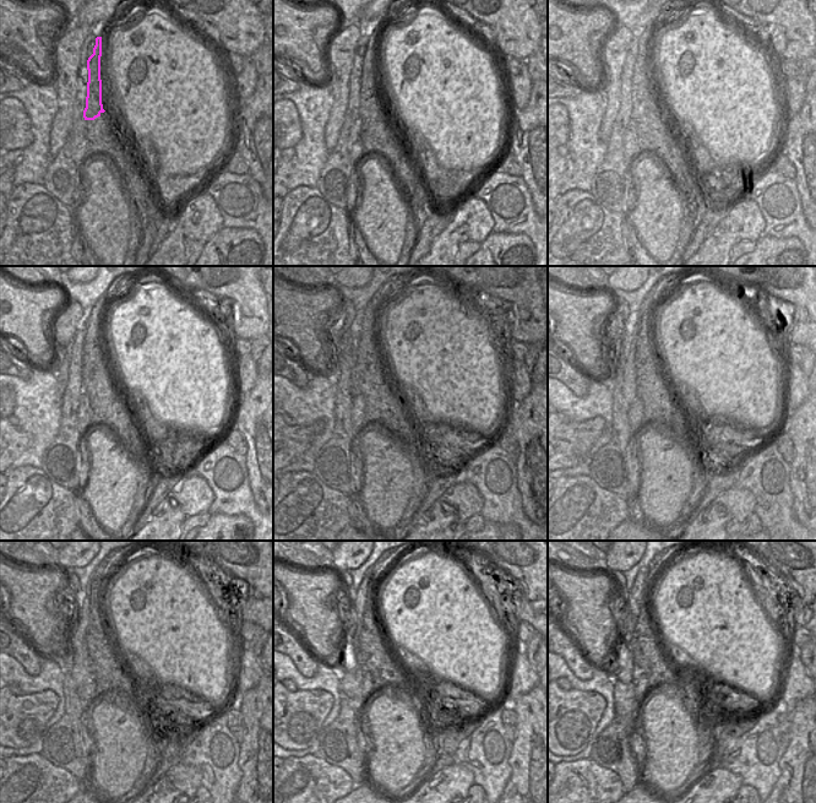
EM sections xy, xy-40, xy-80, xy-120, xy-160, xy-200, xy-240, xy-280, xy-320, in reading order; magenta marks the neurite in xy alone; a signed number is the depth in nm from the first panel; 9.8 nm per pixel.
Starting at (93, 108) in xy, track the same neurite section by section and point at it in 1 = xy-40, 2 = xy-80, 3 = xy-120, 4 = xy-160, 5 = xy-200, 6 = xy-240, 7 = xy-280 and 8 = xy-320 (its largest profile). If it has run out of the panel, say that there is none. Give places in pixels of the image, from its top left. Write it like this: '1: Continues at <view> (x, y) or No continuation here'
1: Continues at xy-40 (369, 98)
2: Continues at xy-80 (641, 93)
3: Continues at xy-120 (93, 363)
4: Continues at xy-160 (363, 327)
5: Continues at xy-200 (637, 352)
6: Continues at xy-240 (87, 617)
7: Continues at xy-280 (363, 619)
8: Continues at xy-320 (637, 620).

